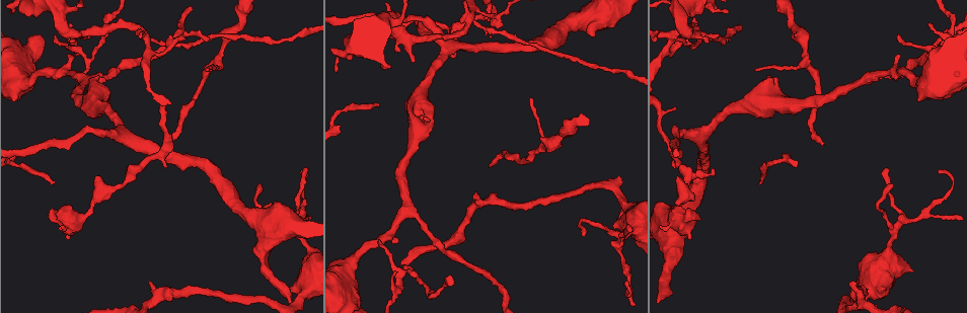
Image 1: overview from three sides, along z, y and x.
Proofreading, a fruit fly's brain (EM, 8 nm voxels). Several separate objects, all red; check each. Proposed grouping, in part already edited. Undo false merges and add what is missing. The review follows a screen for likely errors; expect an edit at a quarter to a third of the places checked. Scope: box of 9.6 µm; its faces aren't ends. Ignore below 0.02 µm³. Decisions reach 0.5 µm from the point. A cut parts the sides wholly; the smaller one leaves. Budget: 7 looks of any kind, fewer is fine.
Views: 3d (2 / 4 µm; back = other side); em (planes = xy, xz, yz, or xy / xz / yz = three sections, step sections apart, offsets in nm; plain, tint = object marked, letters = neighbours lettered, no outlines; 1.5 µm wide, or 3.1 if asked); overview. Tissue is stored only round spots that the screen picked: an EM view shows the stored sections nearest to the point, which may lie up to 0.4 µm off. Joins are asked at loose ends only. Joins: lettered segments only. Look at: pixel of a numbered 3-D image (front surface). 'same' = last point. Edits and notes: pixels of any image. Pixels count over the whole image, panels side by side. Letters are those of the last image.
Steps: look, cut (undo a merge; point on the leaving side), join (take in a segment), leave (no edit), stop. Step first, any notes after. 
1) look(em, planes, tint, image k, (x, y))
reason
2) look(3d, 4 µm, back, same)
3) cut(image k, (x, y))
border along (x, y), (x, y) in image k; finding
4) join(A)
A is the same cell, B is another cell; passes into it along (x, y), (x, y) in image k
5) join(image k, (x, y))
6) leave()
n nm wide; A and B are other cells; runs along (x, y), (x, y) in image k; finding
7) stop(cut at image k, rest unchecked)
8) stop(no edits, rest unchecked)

look(em, yz, step 8, letters, image 1, (712, 168))
free end

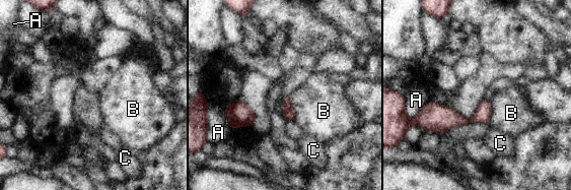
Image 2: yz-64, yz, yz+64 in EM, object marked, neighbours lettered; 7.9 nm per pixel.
leave()
A, B and C are other cells; none of them fits

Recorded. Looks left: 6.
look(3d, 2 µm, back, image 1, (675, 108))

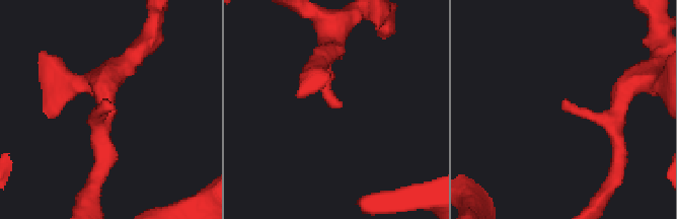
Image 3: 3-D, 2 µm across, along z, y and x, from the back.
look(em, xy, step 4, tint, image 3, (113, 107))

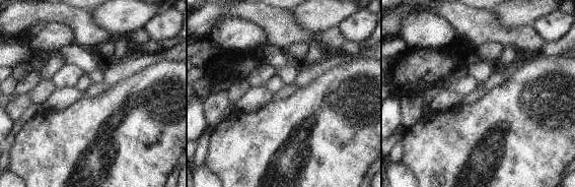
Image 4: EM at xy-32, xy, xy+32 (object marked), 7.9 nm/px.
look(em, xz, step 4, letters, same)

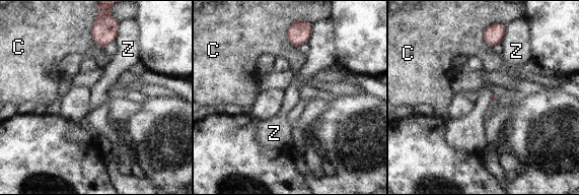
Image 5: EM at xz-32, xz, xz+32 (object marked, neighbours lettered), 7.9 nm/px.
leave()
C and Z are other cells; border along (505, 30), (503, 40), (500, 43) in image 5; none of them fits

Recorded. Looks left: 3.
look(3d, 4 µm, image 1, (104, 82))
branch stops here

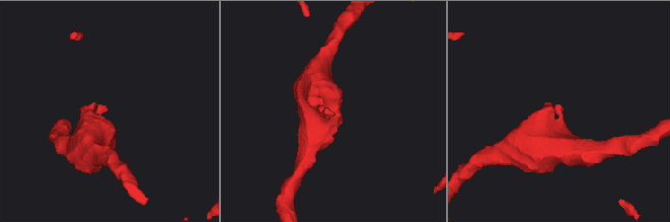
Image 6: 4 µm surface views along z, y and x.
look(em, planes, letters, image 6, (106, 109))
now the EM

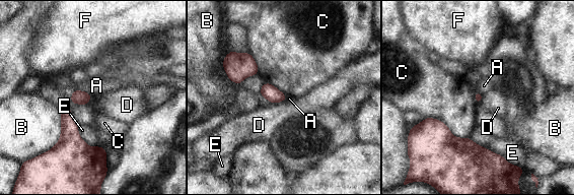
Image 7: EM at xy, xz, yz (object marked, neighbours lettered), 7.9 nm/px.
leave()
C touches over 400 nm; A, B, C, D, E and F are other cells; no lettered segment goes on from it

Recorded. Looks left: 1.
stop(no edits, rest unchecked)

